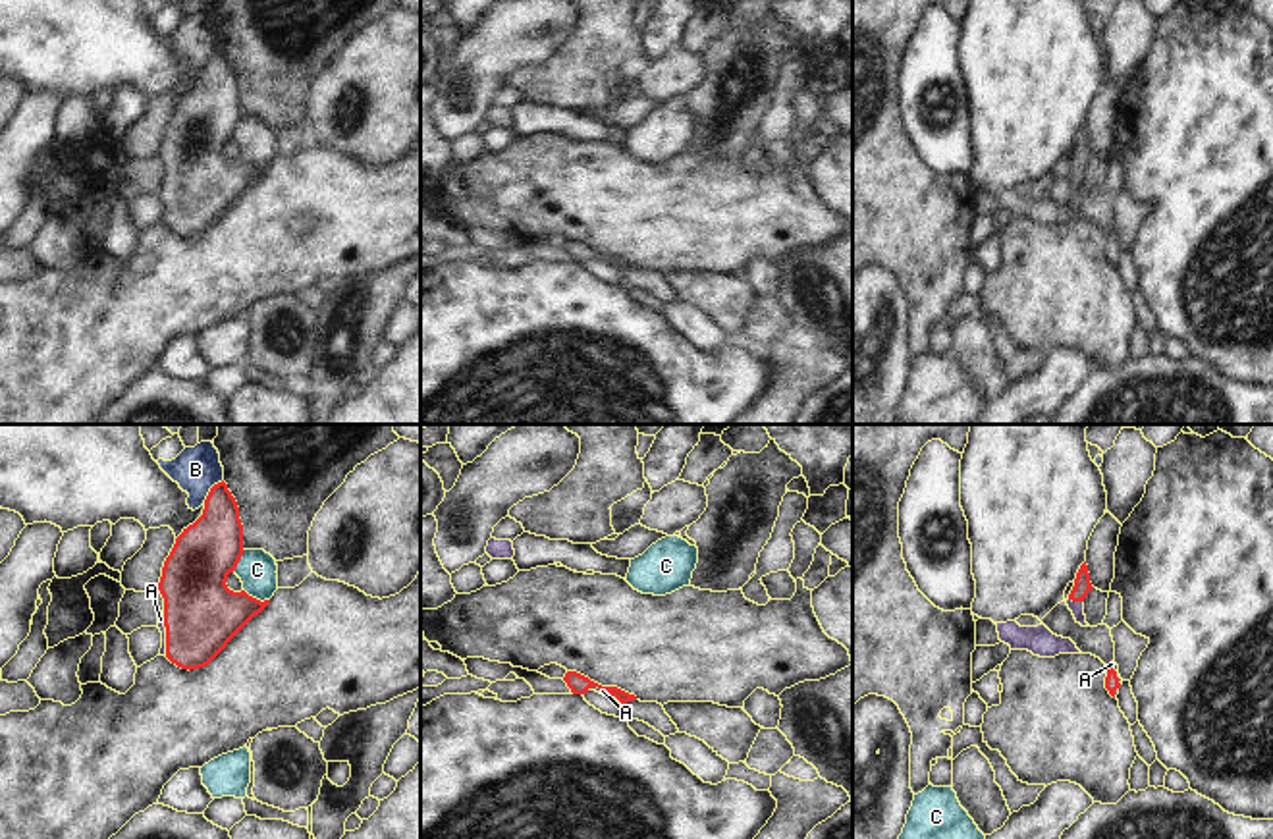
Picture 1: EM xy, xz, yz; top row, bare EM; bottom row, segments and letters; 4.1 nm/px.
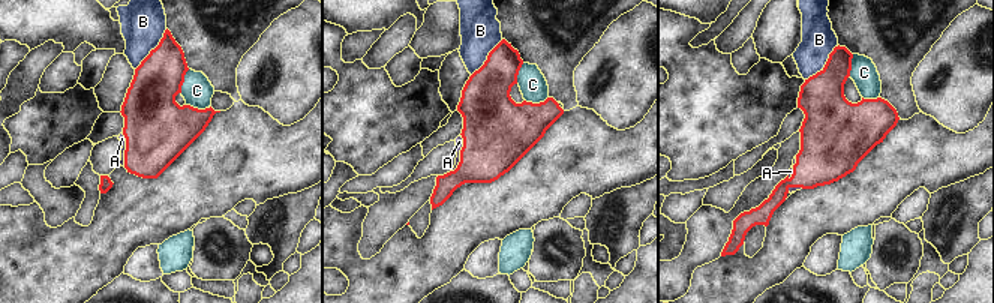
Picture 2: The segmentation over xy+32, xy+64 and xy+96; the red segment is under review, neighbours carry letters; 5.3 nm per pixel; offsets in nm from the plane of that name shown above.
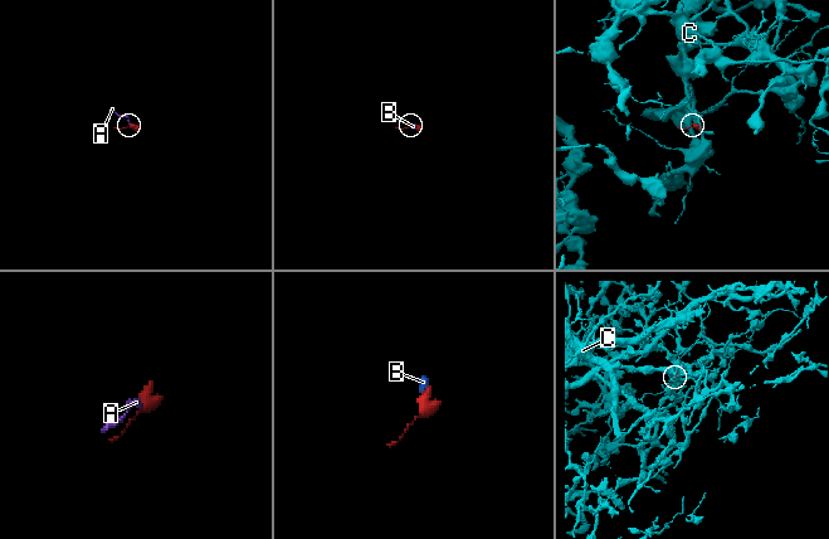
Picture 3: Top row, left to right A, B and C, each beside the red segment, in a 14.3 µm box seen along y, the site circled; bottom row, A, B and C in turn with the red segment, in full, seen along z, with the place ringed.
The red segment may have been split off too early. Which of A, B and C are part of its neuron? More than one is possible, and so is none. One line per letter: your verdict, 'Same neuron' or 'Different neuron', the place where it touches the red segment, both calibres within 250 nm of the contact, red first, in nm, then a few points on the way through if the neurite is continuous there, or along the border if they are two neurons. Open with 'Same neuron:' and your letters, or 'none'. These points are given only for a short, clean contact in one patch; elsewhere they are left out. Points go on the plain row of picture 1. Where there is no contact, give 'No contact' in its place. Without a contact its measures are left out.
Same neuron: A
A: Same neuron. Touches red at xy (166, 201). Thickness 320 nm (red) against 30 nm
B: Different neuron. Touches red at xy (211, 58). Thickness 260 nm (red) against 190 nm. Boundary: xy (222, 47), (203, 70)
C: Different neuron. Touches red at xy (255, 166). Thickness 320 nm (red) against 160 nm. Boundary: xy (243, 157), (261, 168), (269, 168).

